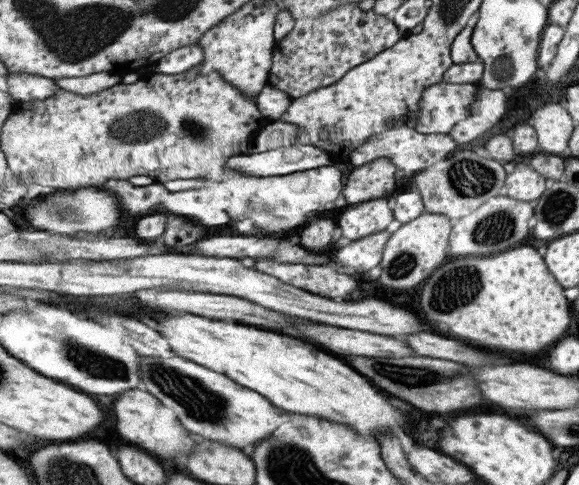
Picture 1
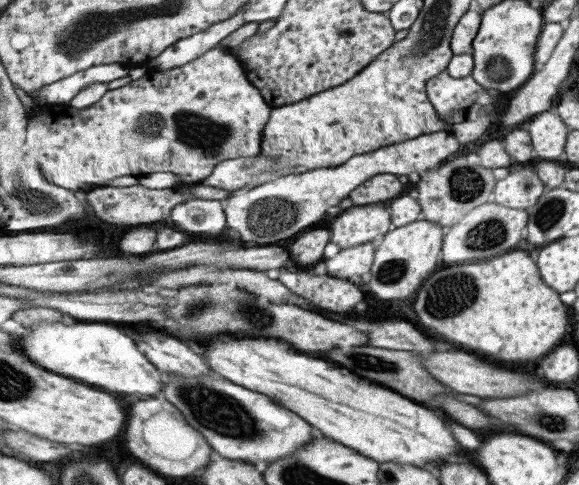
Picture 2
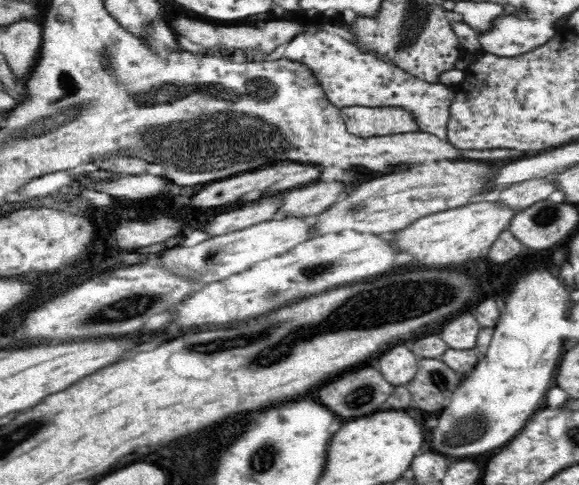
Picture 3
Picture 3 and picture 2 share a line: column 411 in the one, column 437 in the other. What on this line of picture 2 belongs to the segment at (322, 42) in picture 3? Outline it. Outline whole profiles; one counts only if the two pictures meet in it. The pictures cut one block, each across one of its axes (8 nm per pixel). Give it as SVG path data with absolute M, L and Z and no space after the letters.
M447 70L427 83L427 94L441 119L455 125L467 121L467 114L473 106L483 110L484 115L487 106L496 104L488 88L472 76L453 78Z

